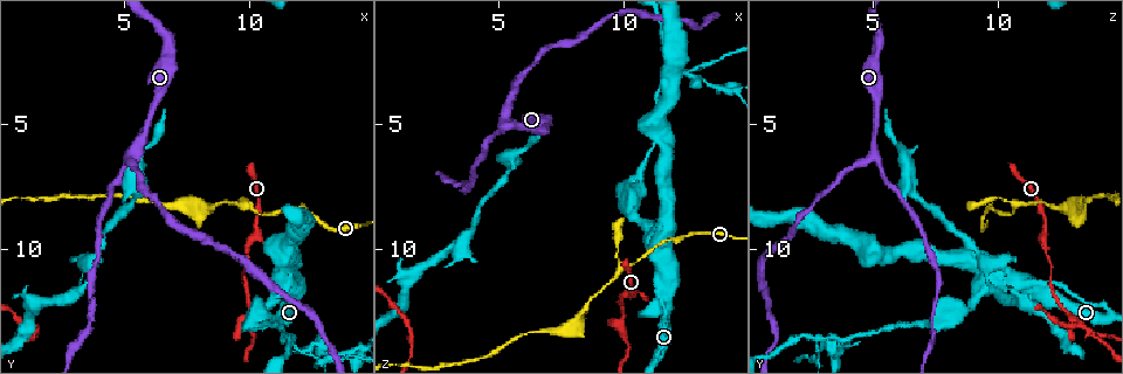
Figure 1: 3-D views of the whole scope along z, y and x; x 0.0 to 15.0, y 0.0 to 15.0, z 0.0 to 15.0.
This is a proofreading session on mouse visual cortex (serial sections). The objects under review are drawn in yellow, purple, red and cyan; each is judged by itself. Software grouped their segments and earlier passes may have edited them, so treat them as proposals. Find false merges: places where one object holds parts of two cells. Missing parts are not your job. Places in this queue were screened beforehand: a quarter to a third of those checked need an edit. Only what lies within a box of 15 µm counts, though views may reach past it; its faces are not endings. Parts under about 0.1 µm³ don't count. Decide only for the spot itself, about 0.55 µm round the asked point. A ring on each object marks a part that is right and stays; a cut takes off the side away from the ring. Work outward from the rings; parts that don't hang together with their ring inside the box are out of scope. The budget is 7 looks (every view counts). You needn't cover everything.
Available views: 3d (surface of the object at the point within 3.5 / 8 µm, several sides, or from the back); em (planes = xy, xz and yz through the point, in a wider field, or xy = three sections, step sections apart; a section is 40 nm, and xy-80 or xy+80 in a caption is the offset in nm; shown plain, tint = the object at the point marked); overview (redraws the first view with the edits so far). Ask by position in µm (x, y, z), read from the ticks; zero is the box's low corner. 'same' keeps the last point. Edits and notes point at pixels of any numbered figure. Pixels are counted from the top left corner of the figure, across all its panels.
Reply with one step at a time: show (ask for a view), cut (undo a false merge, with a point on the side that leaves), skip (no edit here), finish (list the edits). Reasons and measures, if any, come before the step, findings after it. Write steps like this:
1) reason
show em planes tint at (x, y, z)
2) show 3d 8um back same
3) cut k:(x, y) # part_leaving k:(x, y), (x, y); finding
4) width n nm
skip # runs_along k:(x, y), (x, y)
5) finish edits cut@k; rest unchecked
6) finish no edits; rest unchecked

branch point
show 3d 8um back at (9.9, 8.1, 10.8)

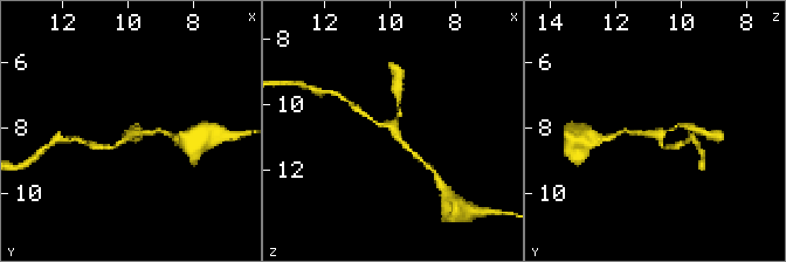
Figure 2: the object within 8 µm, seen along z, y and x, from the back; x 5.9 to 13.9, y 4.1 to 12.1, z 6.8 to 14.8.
zoom in
show 3d 3.5um at (9.9, 8.2, 10.7)

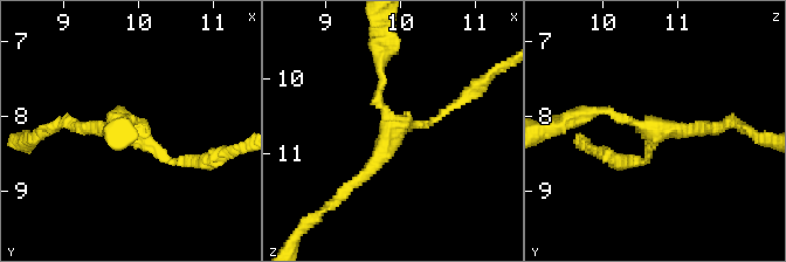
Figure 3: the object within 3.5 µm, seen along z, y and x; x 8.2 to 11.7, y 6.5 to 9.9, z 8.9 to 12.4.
need the tissue
show em xy step 5 tint at (9.95, 8.25, 10.65)

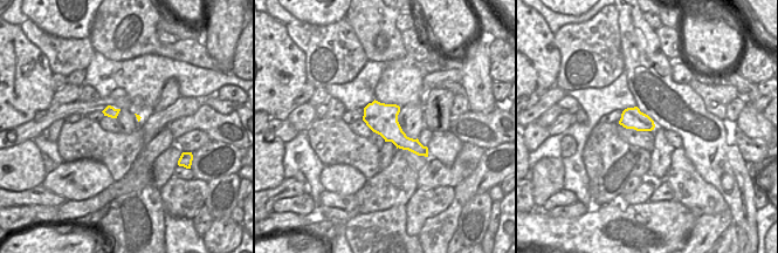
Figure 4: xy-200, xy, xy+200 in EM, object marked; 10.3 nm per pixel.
skip # runs_along 3:(197, 161), (171, 161), (124, 129), (84, 125); continuous, no second cell

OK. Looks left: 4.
show 3d 8um back at (10.2, 12.5, 8.5)

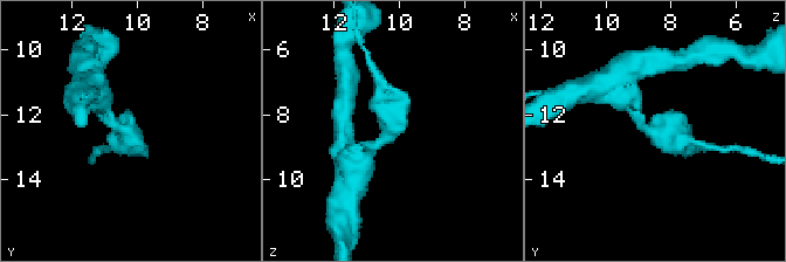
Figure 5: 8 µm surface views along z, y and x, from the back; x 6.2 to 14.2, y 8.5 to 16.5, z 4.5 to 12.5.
show em planes tint at (10.3, 12.5, 8.5)

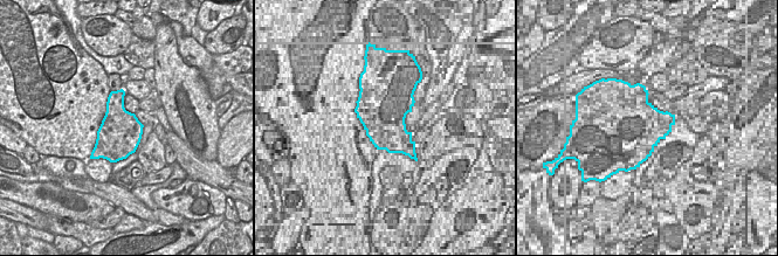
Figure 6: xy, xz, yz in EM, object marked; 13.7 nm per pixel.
skip # runs_along 5:(641, 124), (668, 138), (694, 142); all the same cell

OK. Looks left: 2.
narrows sharply
show 3d 3.5um at (11.8, 13.7, 2.9)

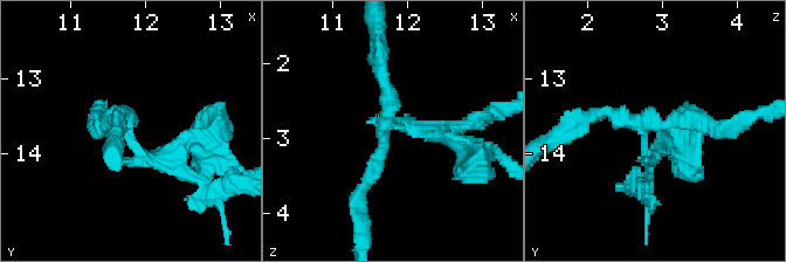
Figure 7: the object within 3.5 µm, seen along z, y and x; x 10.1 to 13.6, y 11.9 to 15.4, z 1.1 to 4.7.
show em xy step 1 tint at (11.75, 13.60, 2.80)

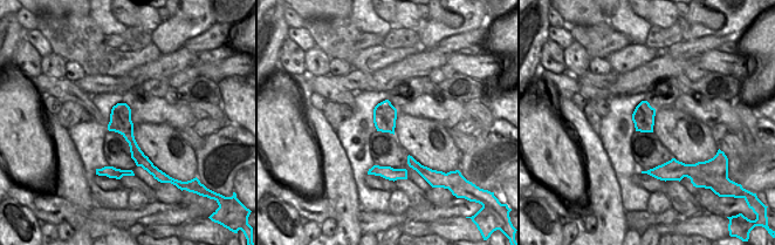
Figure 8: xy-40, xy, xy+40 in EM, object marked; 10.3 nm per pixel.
skip # runs_along 7:(359, 191), (387, 122), (441, 133); one cell here

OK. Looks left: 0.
finish no edits; rest unchecked

